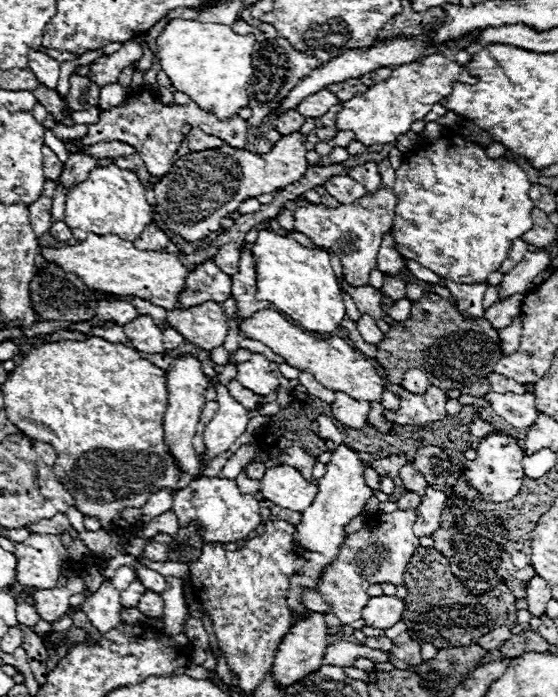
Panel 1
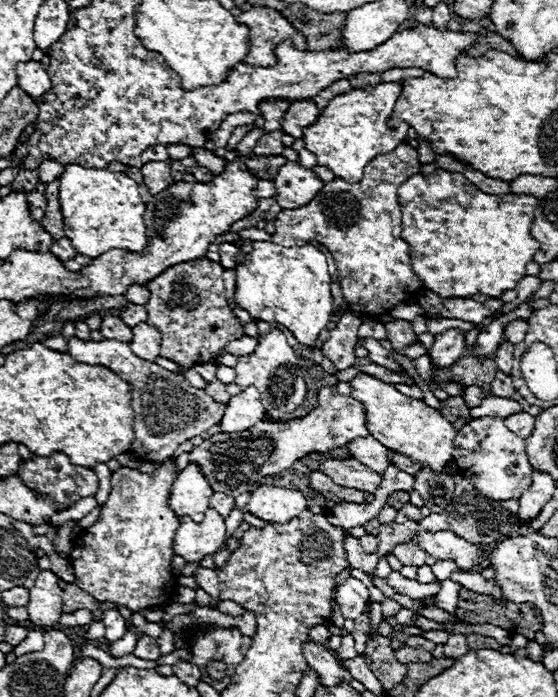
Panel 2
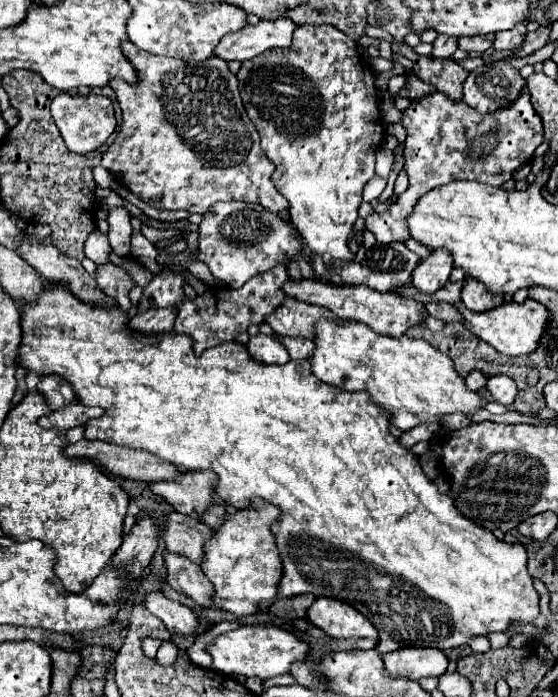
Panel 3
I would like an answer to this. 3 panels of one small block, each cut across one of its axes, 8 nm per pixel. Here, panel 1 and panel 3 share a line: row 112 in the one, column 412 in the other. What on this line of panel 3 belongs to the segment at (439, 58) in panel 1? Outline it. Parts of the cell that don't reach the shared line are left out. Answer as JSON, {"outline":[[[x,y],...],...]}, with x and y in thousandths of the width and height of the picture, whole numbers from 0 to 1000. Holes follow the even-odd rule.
{"outline":[[[573,456],[563,465],[563,505],[556,511],[556,525],[563,531],[563,539],[573,542],[577,548],[588,548],[595,554],[606,554],[613,560],[634,562],[634,560],[652,560],[663,574],[692,588],[699,594],[699,605],[717,614],[717,617],[735,617],[756,605],[785,605],[785,597],[803,594],[803,591],[849,591],[860,588],[871,574],[857,562],[842,562],[832,554],[832,542],[821,539],[814,531],[814,519],[767,491],[753,485],[703,485],[692,479],[677,479],[663,473],[659,468],[649,468],[645,462],[599,462]]]}

